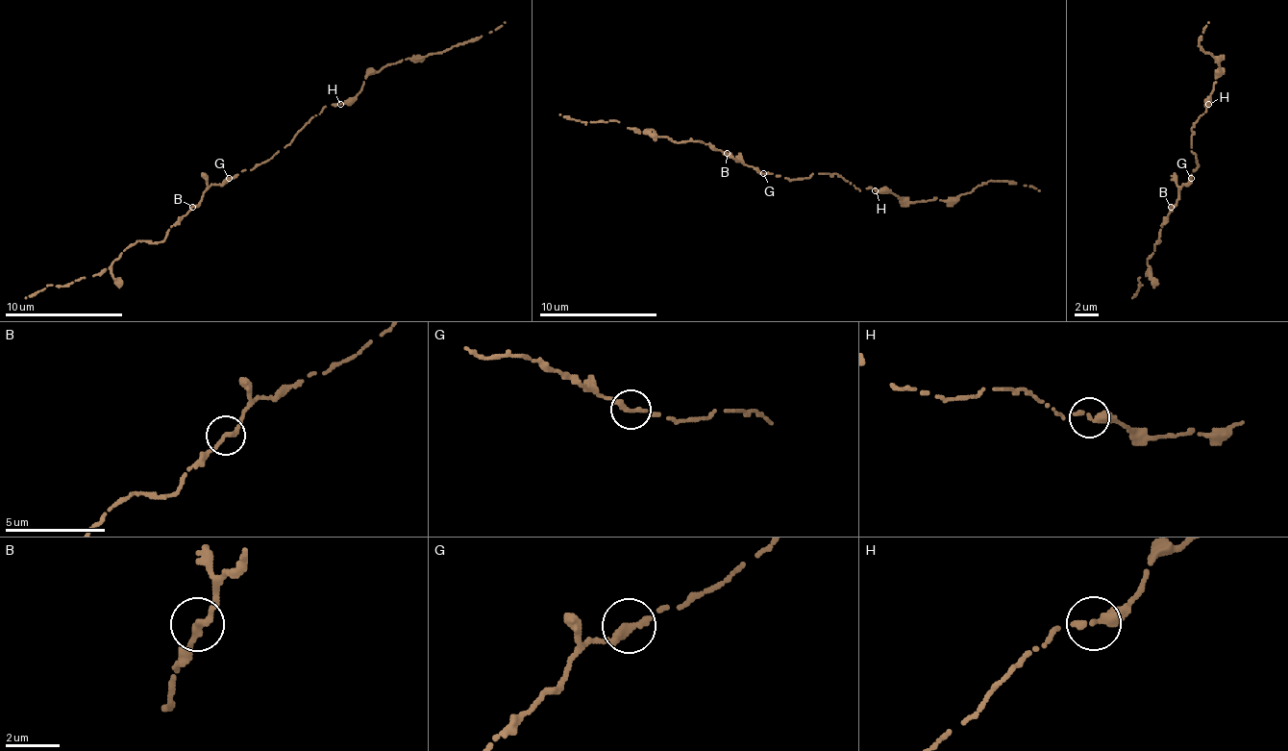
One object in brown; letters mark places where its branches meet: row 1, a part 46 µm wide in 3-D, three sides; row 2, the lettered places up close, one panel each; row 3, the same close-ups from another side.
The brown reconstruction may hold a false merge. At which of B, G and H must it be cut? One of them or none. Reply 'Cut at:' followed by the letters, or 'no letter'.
Cut at: no letter

